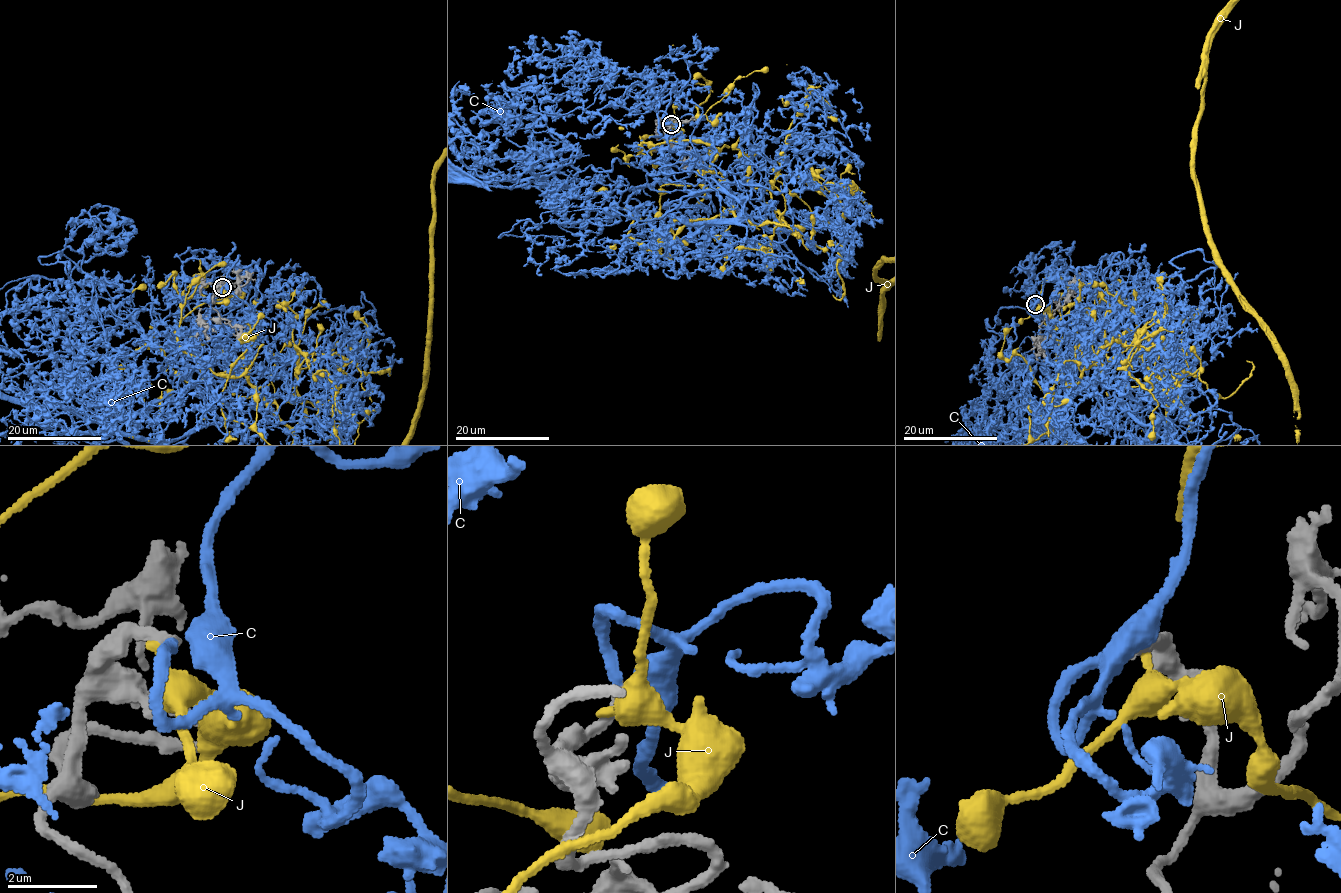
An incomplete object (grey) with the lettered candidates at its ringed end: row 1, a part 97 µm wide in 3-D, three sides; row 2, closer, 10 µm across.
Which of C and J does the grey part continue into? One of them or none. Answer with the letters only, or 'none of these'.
C

